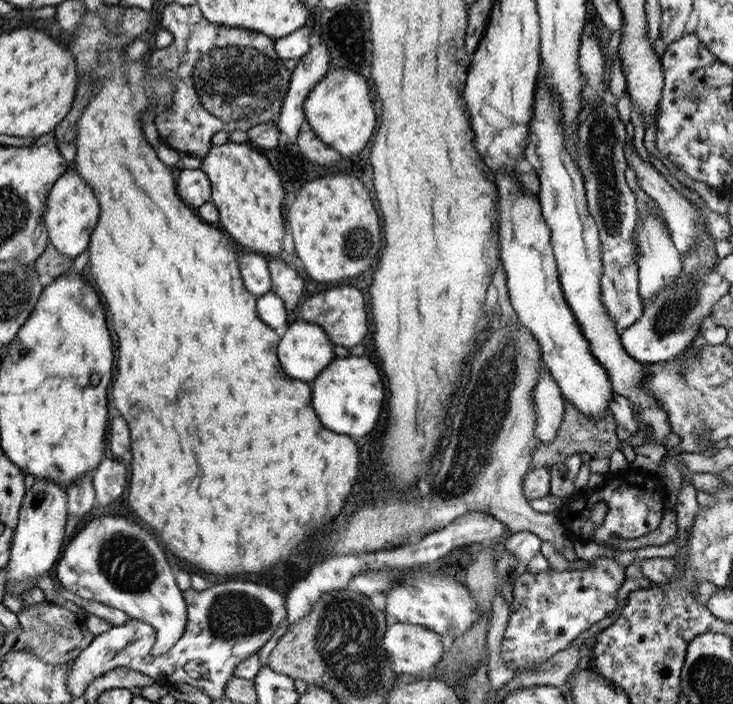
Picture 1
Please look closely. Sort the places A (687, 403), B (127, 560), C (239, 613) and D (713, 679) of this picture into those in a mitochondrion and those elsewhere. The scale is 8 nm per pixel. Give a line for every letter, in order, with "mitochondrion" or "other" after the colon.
A: other
B: mitochondrion
C: mitochondrion
D: mitochondrion

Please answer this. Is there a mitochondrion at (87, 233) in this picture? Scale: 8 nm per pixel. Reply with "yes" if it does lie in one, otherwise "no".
no

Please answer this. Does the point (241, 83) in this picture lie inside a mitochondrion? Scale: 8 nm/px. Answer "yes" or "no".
yes

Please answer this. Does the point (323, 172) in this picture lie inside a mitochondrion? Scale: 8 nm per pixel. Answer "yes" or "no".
no

